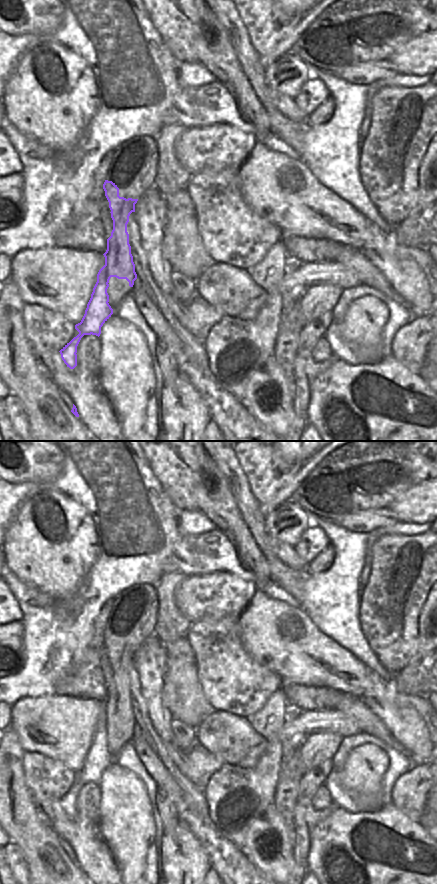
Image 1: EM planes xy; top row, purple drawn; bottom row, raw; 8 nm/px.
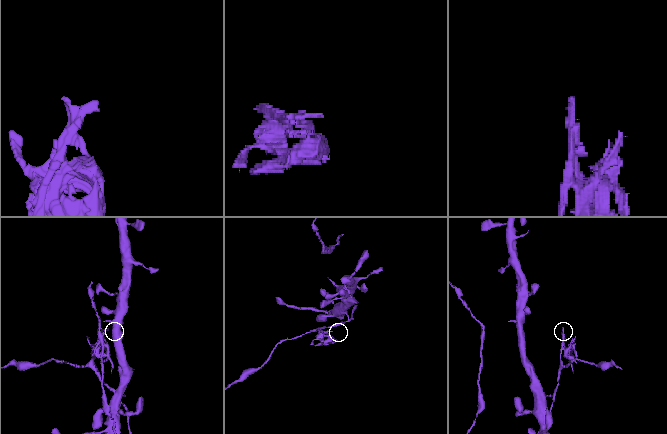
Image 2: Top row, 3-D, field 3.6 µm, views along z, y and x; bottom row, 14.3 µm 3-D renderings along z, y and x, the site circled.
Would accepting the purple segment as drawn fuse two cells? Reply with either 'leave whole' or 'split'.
split

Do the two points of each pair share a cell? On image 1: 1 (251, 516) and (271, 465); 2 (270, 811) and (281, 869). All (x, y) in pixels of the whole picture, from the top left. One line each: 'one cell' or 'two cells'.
1: two cells
2: one cell

